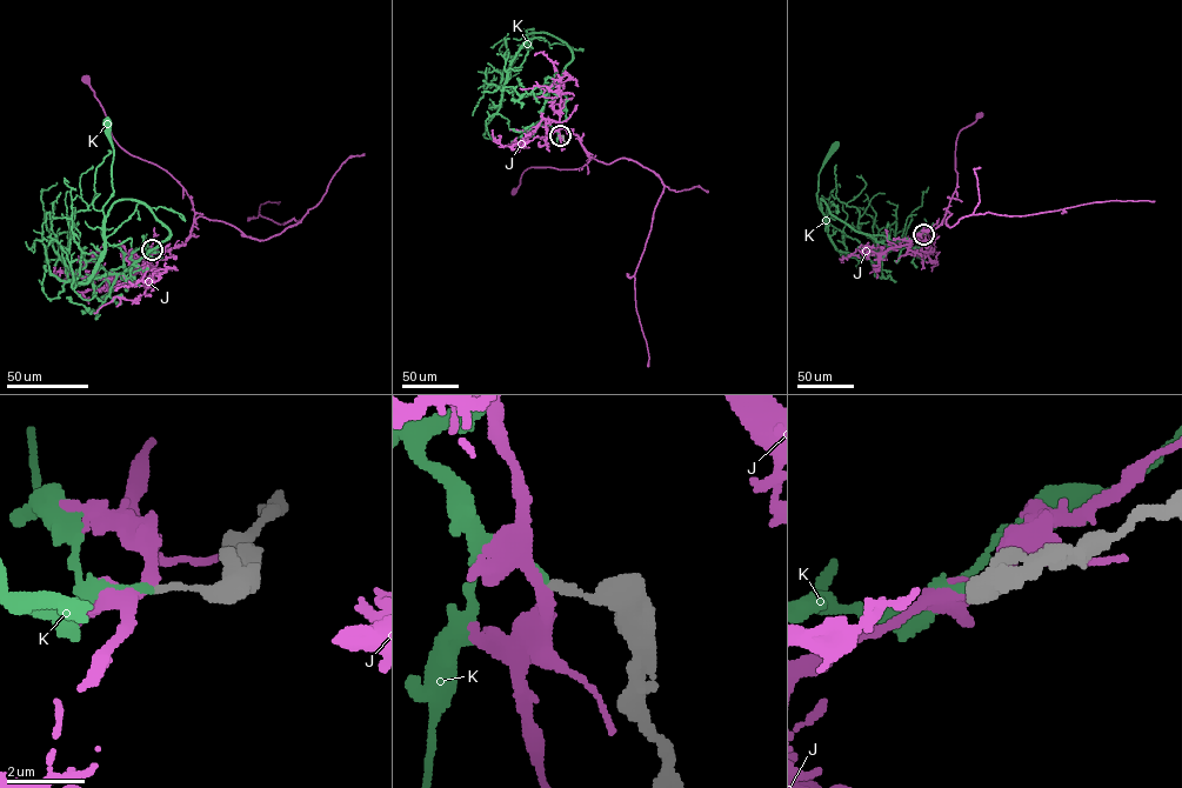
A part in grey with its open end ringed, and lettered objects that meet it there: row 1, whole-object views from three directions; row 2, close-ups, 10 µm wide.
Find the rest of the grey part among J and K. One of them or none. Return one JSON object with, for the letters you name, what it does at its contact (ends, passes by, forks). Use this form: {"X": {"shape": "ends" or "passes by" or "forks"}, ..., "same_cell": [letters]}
{"K": {"shape": "ends"}, "same_cell": ["K"]}

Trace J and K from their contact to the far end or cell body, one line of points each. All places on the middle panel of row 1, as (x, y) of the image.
J: (560, 135), (559, 129), (565, 128), (576, 135), (589, 157), (588, 162), (572, 169), (528, 168), (514, 191)
K: (560, 135), (540, 120), (549, 91), (572, 60), (572, 52), (555, 37), (526, 31), (533, 28), (529, 46)

